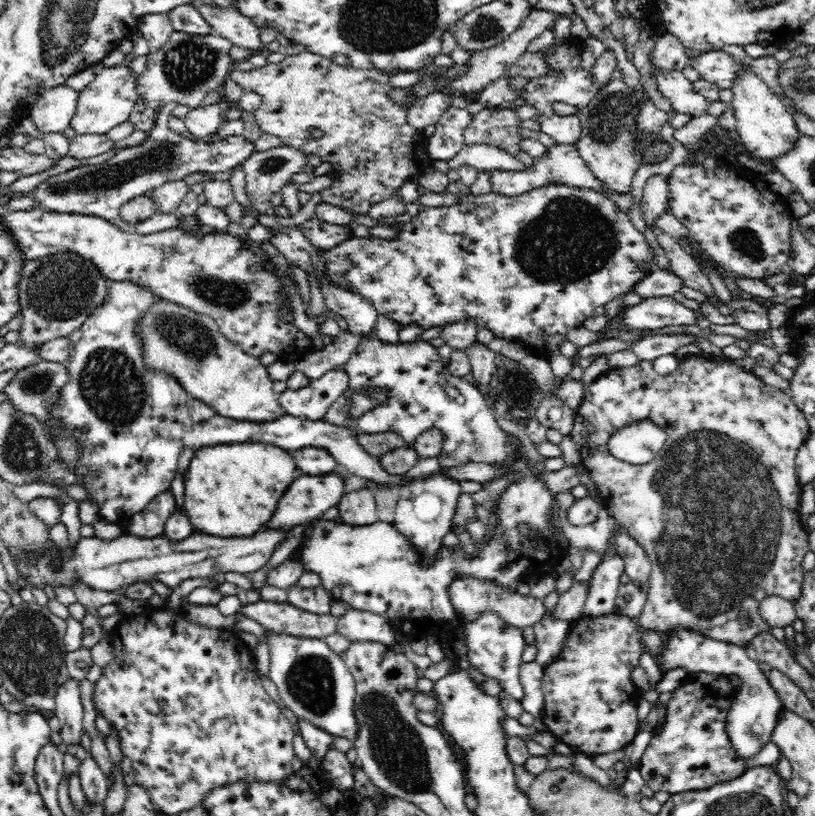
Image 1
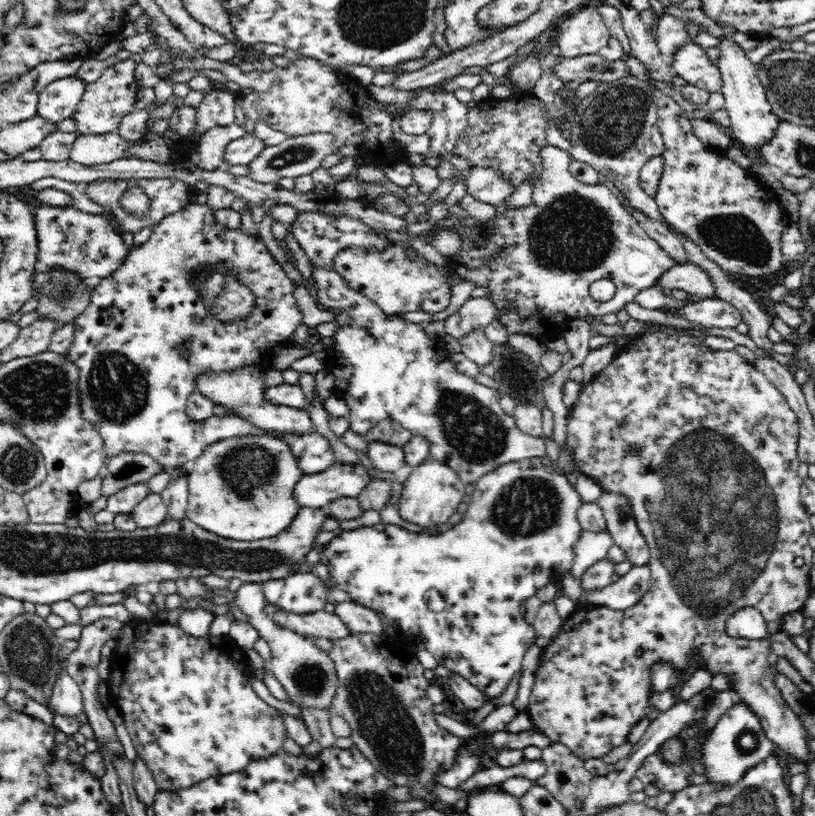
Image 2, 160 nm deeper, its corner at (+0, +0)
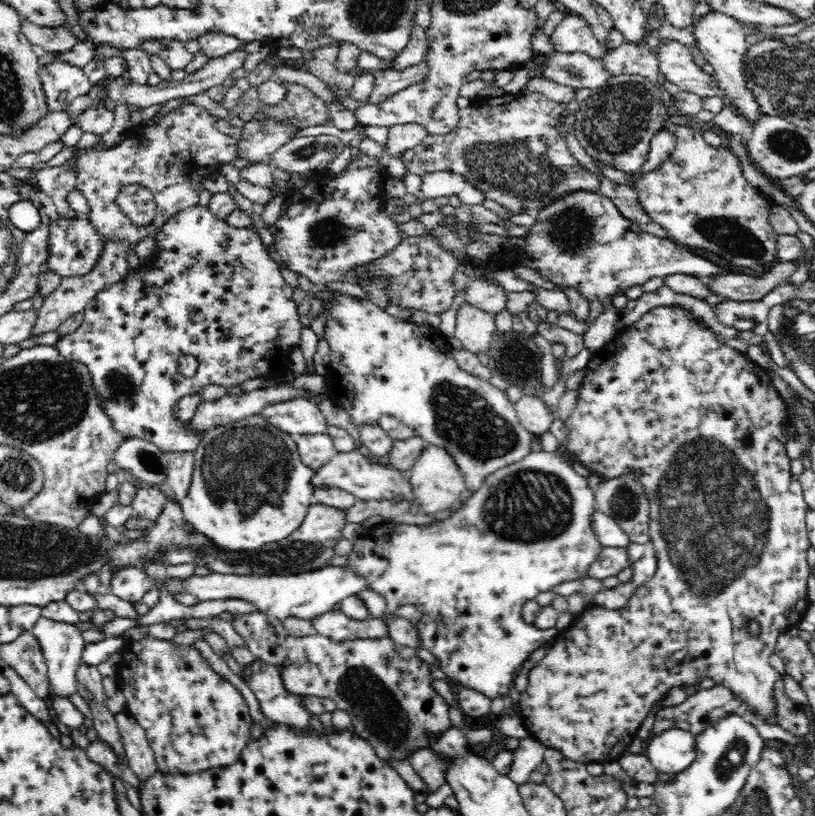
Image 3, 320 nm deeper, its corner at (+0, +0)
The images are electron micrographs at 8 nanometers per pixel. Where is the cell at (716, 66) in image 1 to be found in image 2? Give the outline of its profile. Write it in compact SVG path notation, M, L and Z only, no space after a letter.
M686 42L676 48L676 52L668 59L674 74L681 76L686 84L696 86L708 92L720 92L722 77L714 64L710 64L708 56L695 42Z

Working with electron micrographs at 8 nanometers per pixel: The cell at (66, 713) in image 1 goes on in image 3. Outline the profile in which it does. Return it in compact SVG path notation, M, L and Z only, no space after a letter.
M40 617L36 625L32 627L31 634L41 646L54 694L60 697L69 697L70 694L77 692L75 675L78 666L83 664L83 651L86 645L82 636L83 632L75 624L56 622Z

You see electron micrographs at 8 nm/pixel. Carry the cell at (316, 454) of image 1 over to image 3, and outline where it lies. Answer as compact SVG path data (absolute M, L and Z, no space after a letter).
M292 435L302 459L302 462L311 469L317 471L324 464L328 464L336 452L330 435Z

